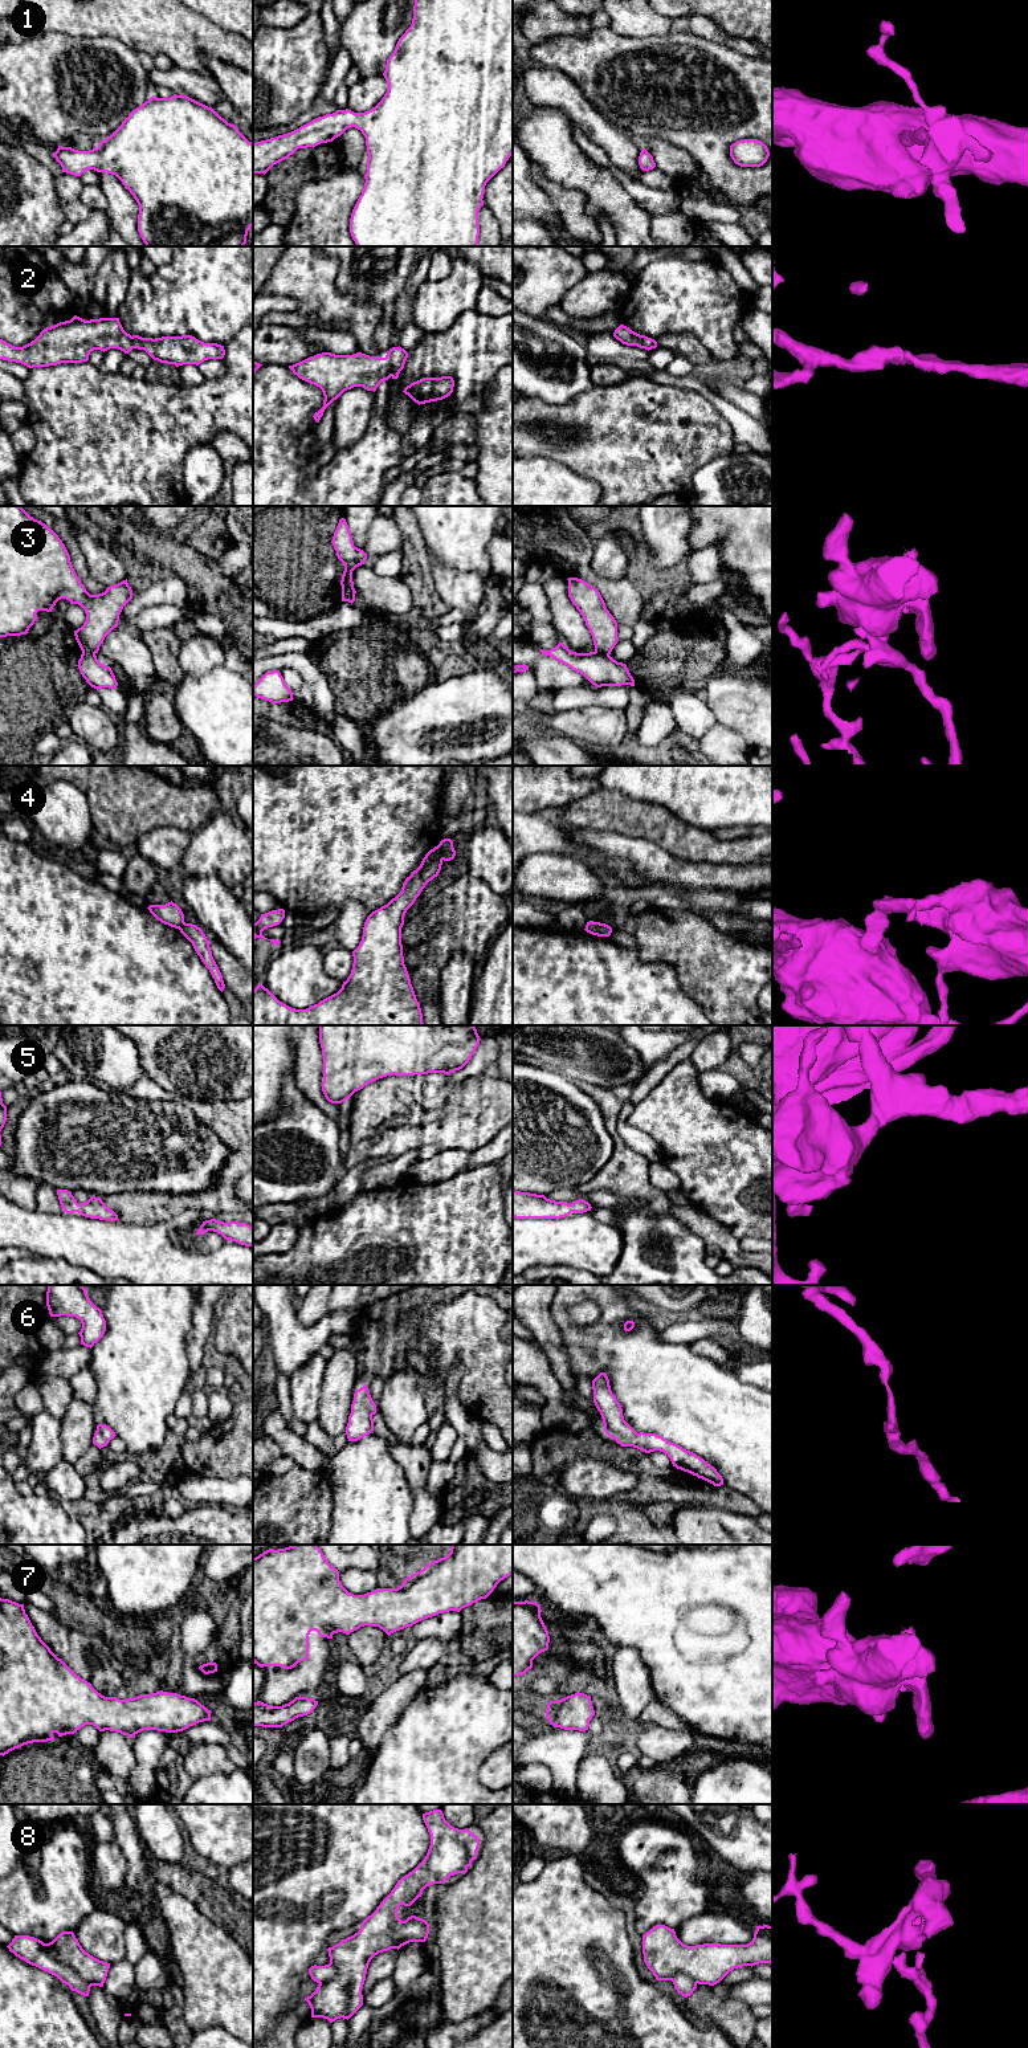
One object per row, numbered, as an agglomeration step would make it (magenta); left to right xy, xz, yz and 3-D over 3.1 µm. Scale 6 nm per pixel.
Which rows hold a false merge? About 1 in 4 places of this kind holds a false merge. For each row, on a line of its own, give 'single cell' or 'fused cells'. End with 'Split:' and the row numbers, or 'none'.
1: single cell
2: single cell
3: fused cells
4: fused cells
5: single cell
6: single cell
7: single cell
8: fused cells
Split: 3, 4, 8

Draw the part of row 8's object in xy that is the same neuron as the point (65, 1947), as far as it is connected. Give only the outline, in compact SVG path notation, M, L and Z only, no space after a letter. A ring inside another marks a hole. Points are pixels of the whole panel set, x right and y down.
M73 1931L60 1933L52 1942L46 1943L46 1949L53 1959L76 1971L89 1987L103 1987L110 1963L86 1953Z

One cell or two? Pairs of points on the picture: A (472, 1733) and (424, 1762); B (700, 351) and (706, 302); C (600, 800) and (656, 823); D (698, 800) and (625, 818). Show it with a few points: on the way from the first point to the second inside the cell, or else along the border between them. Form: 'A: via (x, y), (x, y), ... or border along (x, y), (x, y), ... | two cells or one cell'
A: via (460, 1733), (456, 1733), (436, 1753) | one cell
B: border along (672, 333), (692, 333), (717, 362) | two cells
C: via (614, 811), (633, 819), (643, 819) | one cell
D: border along (636, 800), (661, 804), (693, 825) | two cells

